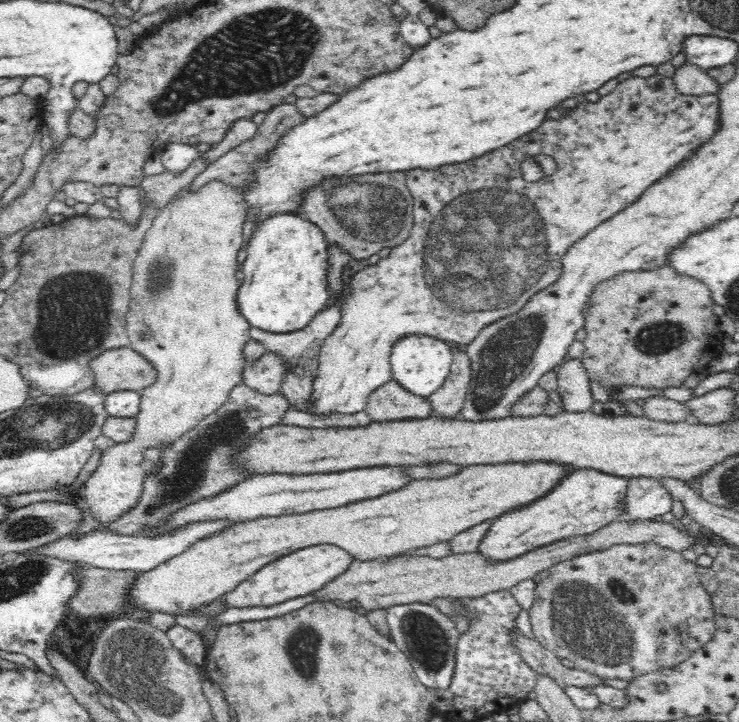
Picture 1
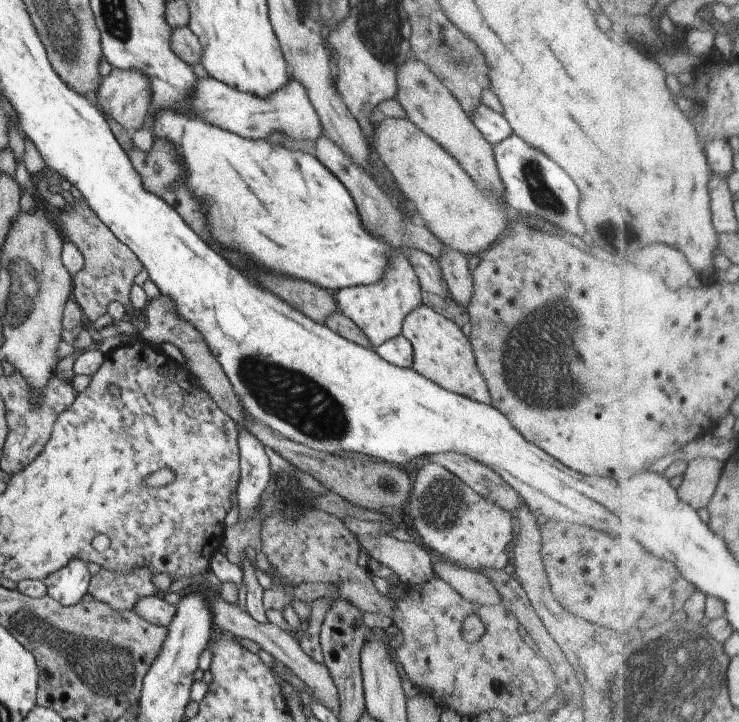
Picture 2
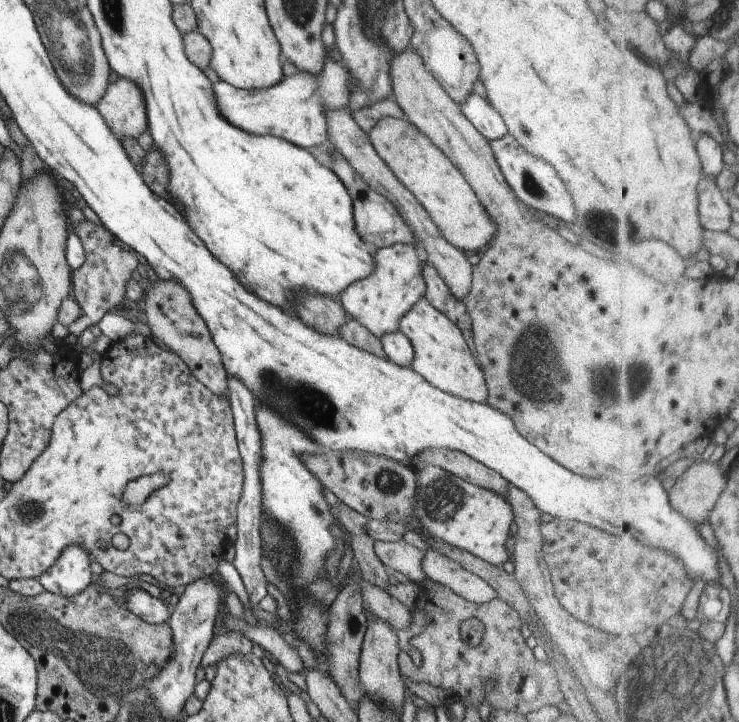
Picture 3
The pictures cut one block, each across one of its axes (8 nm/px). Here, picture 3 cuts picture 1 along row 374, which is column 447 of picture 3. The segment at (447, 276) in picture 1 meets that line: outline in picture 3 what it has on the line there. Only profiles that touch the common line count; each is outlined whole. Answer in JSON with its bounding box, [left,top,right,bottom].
[399,297,488,403]

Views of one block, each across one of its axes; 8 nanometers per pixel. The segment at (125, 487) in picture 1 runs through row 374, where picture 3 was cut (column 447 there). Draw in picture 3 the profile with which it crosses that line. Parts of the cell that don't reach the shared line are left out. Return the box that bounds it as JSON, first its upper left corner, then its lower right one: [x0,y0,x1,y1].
[367,116,495,256]

